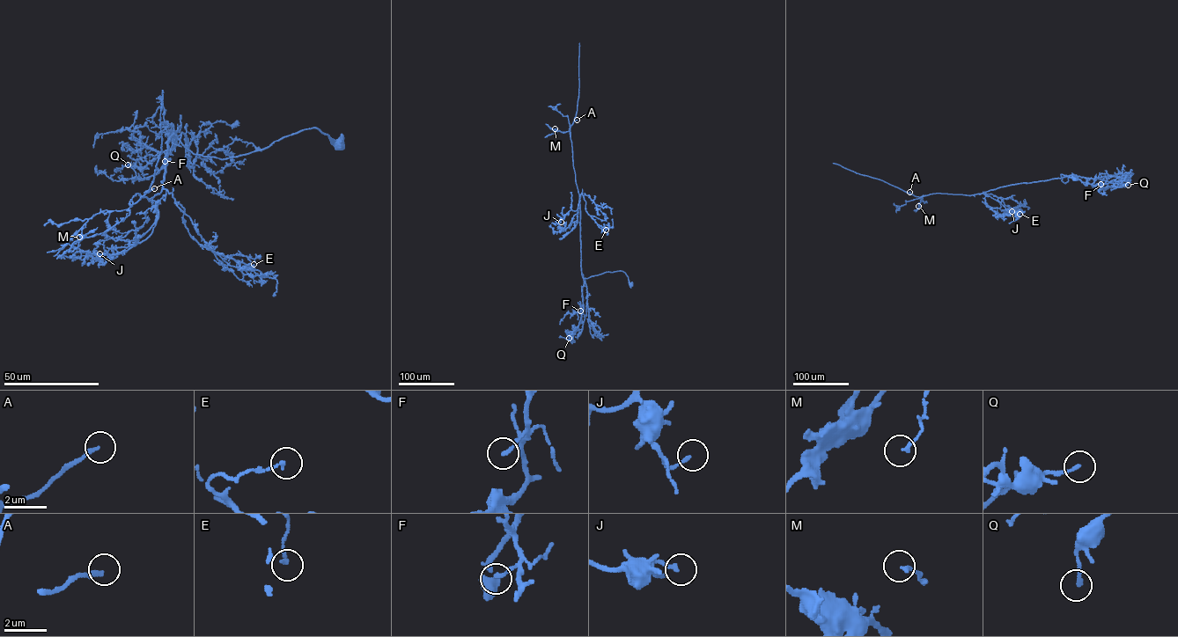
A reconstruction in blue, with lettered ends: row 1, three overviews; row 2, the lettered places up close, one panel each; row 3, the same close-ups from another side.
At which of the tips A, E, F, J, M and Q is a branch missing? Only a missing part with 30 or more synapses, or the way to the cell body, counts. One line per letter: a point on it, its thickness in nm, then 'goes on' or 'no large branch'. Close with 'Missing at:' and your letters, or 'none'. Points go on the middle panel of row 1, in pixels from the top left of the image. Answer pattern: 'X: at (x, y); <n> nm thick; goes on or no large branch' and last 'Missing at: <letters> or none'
A: at (577, 120); 190 nm thick; goes on
E: at (606, 230); 160 nm thick; no large branch
F: at (580, 311); 170 nm thick; no large branch
J: at (561, 222); 160 nm thick; no large branch
M: at (555, 128); 150 nm thick; no large branch
Q: at (569, 338); 170 nm thick; no large branch
Missing at: A

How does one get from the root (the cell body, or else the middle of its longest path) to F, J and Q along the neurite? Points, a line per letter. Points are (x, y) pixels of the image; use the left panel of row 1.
F: (337, 144), (311, 128), (221, 159), (193, 154), (178, 138), (178, 128), (165, 161)
J: (337, 144), (311, 128), (221, 159), (193, 154), (173, 136), (151, 233), (112, 257), (99, 253)
Q: (337, 144), (311, 128), (221, 159), (193, 154), (178, 128), (167, 152), (141, 168), (128, 164)

